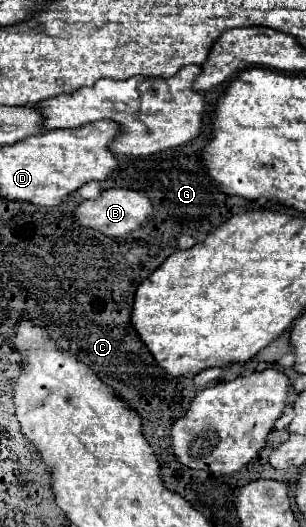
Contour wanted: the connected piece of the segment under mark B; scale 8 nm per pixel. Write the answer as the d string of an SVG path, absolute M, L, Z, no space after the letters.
M106 189L98 199L82 201L76 207L74 215L80 221L80 225L92 227L92 229L96 229L96 231L100 231L104 235L110 235L110 237L122 237L122 235L128 235L134 229L142 227L142 223L146 223L154 215L154 203L142 191L132 191L132 189Z

